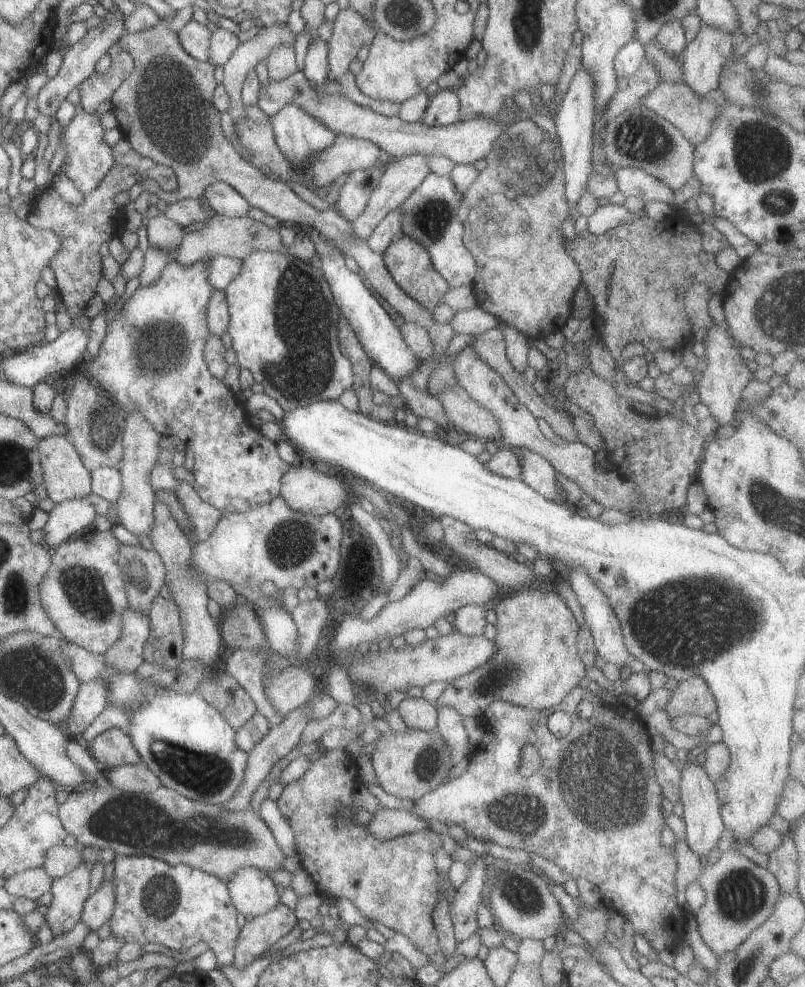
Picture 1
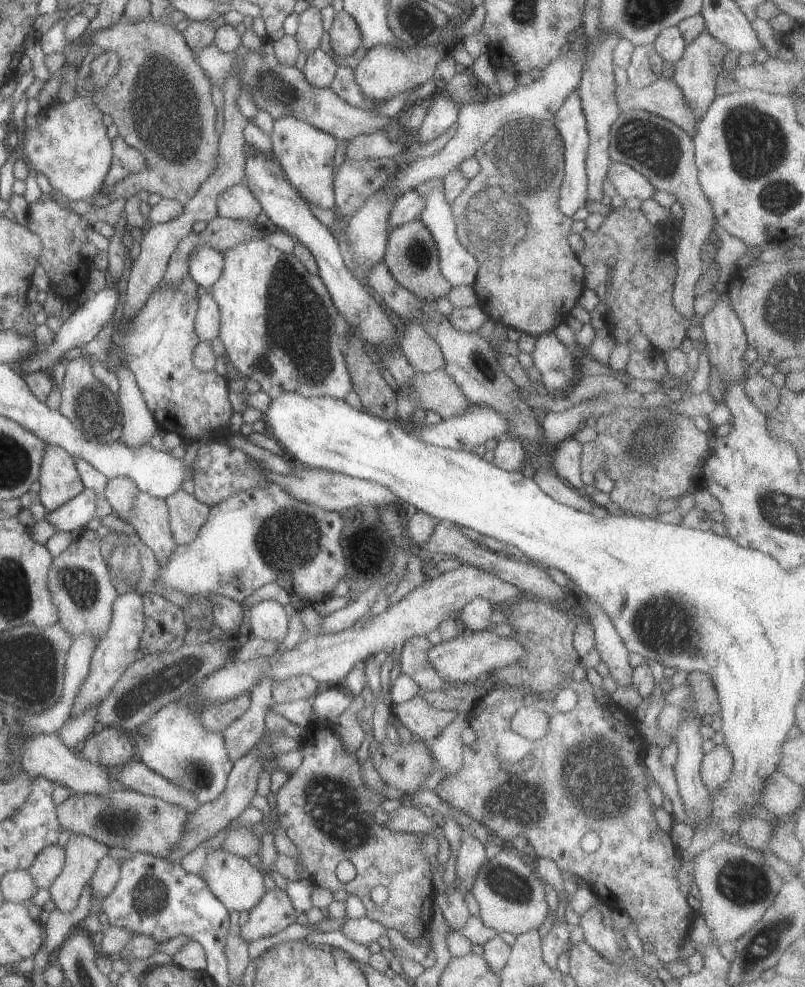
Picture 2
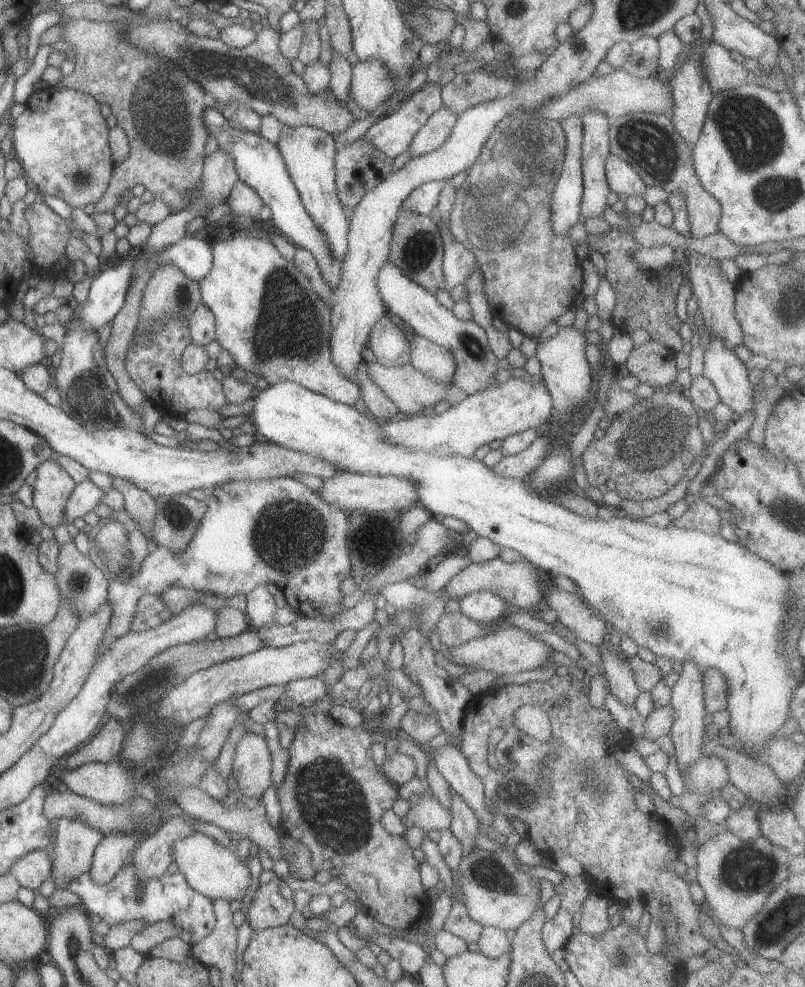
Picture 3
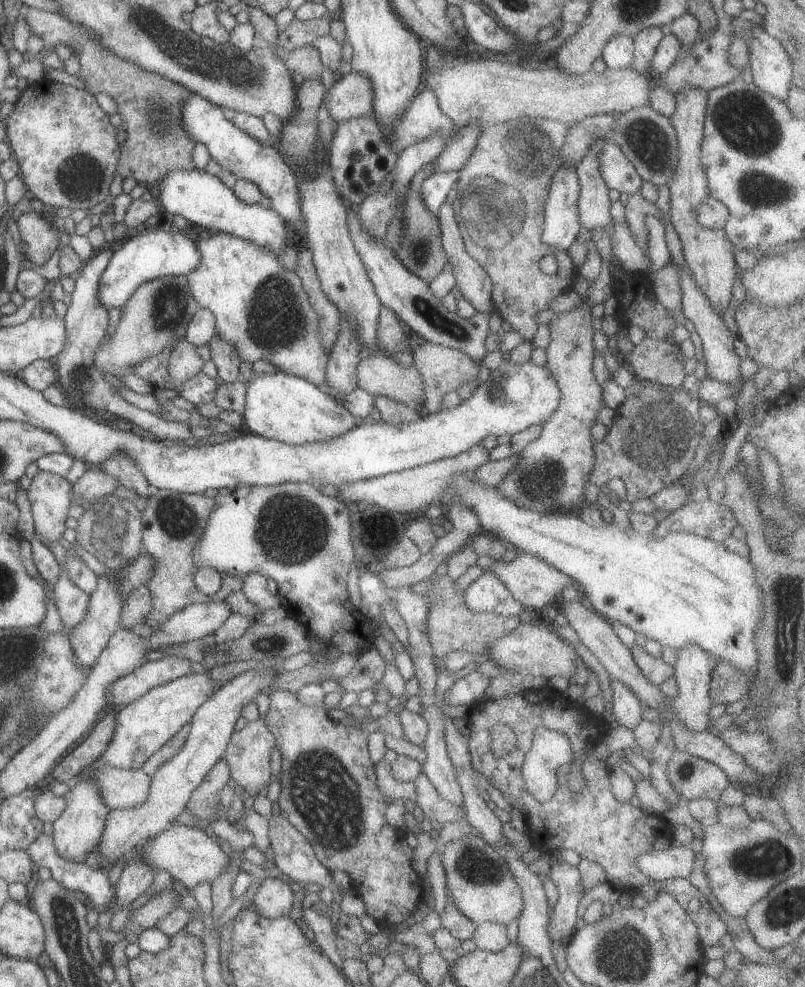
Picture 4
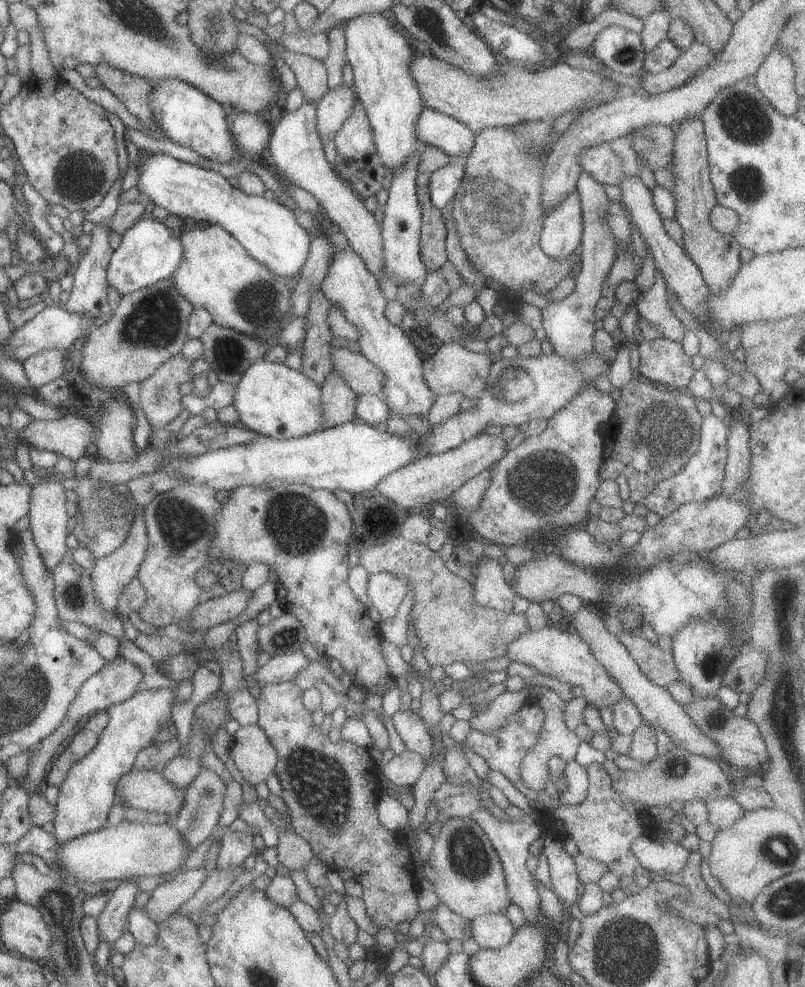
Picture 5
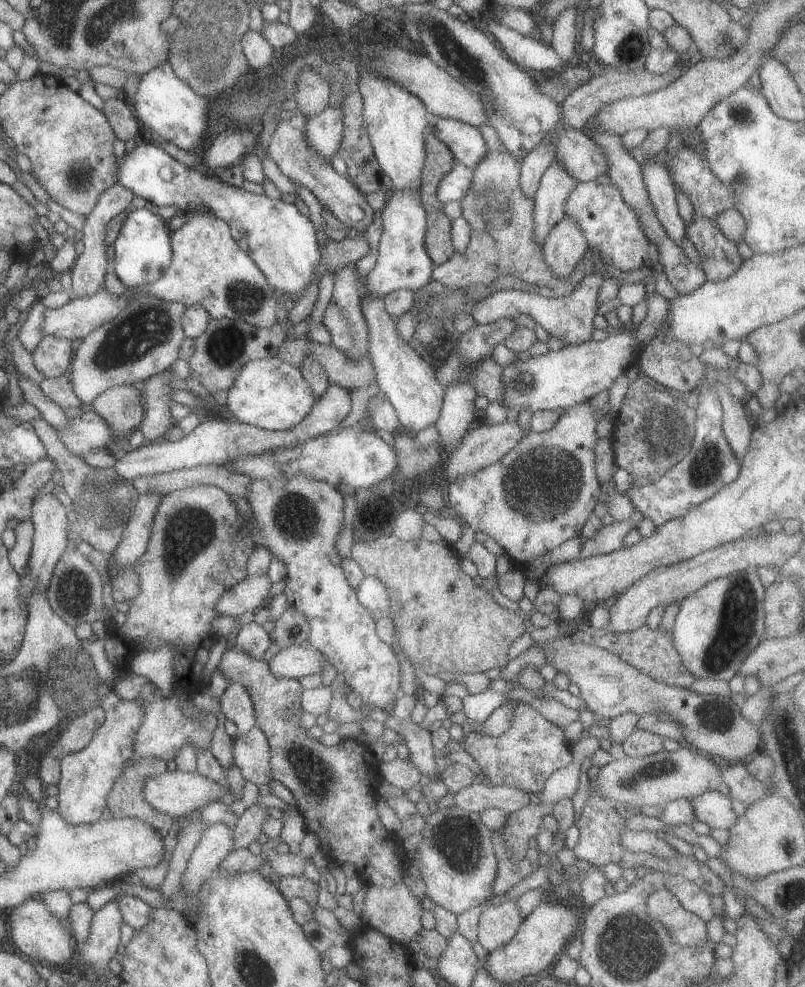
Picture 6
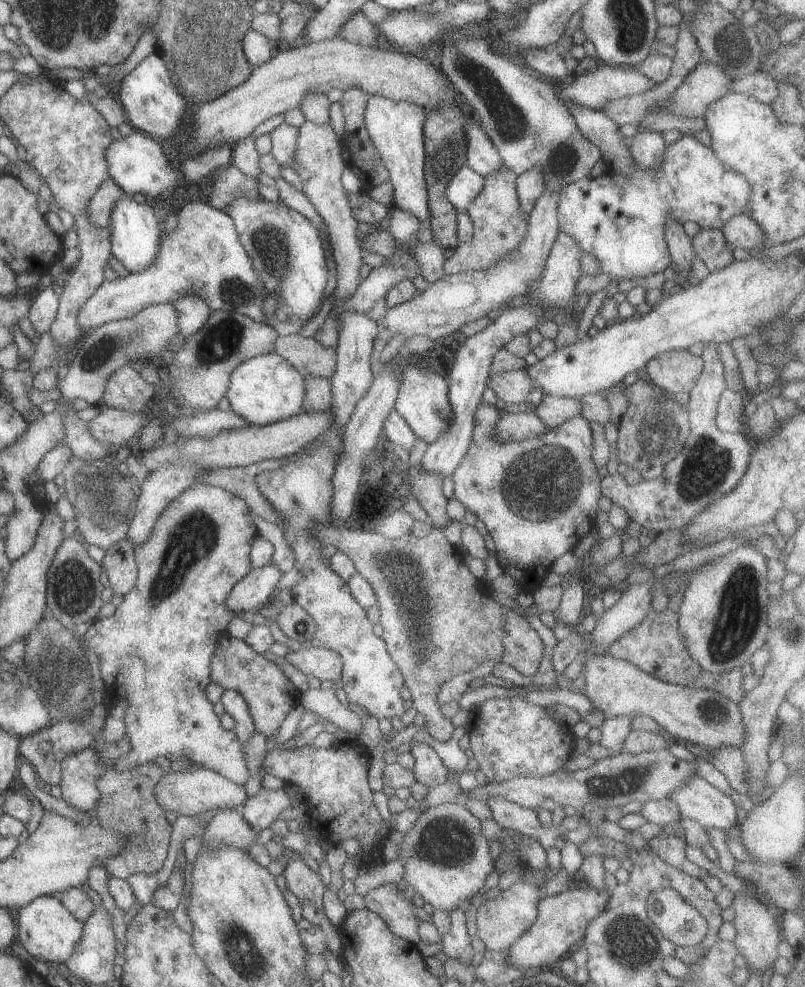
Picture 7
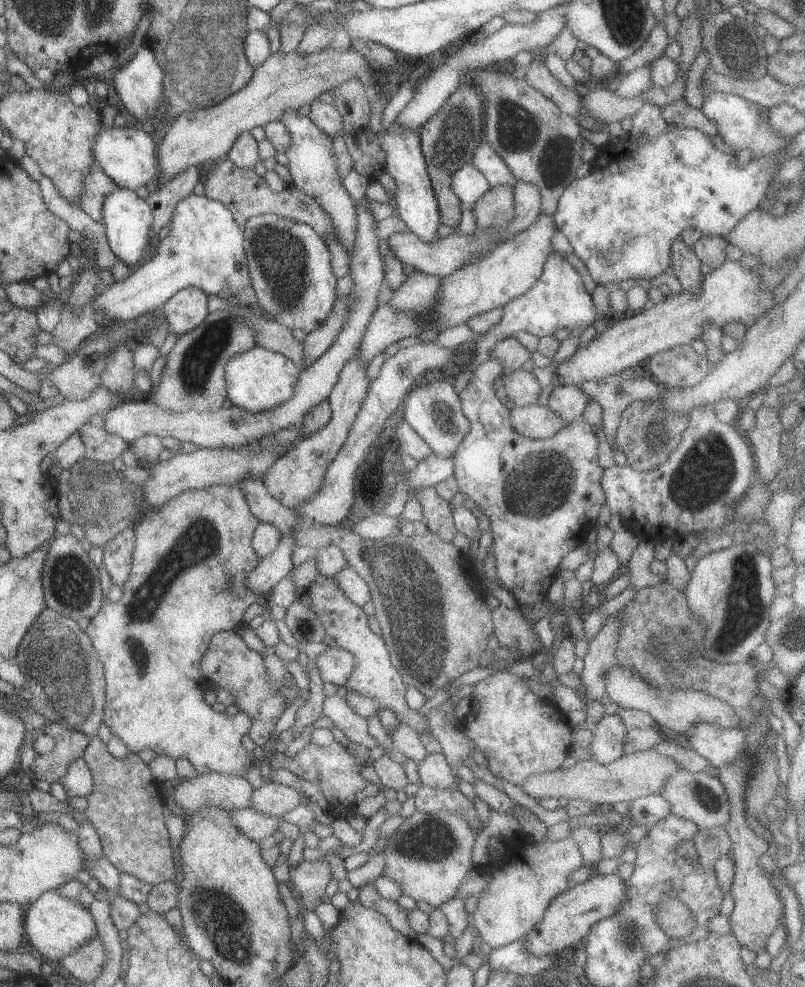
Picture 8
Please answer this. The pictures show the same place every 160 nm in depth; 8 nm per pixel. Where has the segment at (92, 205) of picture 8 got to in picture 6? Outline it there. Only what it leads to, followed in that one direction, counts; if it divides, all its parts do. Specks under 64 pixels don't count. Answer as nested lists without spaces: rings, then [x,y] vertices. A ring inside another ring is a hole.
[[[115,182],[98,196],[97,202],[86,214],[81,229],[82,253],[76,256],[69,269],[69,276],[71,276],[69,292],[71,298],[78,299],[84,296],[91,296],[103,288],[105,275],[109,272],[107,250],[103,243],[103,238],[105,238],[105,224],[118,212],[125,211],[131,207],[129,202],[133,200],[133,195],[132,192],[129,192],[129,190]]]

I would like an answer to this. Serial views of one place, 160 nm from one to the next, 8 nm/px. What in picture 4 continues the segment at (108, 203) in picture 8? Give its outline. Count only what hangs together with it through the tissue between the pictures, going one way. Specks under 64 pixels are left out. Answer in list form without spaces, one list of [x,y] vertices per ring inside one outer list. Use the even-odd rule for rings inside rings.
[[[165,223],[153,227],[140,226],[138,230],[132,232],[131,238],[121,244],[119,250],[112,252],[105,270],[101,273],[97,283],[97,300],[102,304],[107,312],[110,309],[119,309],[125,301],[132,295],[132,292],[148,280],[169,275],[188,275],[200,263],[200,254],[197,250],[195,239],[187,234],[181,235],[179,230],[172,229]]]

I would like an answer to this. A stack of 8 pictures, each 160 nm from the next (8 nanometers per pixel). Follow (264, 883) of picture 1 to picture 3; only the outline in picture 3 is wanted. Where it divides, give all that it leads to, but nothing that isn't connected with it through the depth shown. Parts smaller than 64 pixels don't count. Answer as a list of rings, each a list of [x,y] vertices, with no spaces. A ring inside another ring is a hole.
[[[193,832],[185,838],[177,838],[171,844],[171,854],[187,886],[211,901],[215,898],[225,898],[230,903],[233,900],[242,900],[243,894],[247,892],[250,883],[247,866],[242,864],[233,849],[217,844],[212,838],[198,832]]]

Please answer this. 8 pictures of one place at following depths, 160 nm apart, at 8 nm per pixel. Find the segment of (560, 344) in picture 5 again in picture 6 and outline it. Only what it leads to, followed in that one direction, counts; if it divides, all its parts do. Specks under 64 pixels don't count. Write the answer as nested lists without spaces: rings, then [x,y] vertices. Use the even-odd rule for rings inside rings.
[[[595,250],[593,254],[592,269],[584,273],[583,278],[577,283],[569,294],[562,297],[543,297],[527,291],[514,289],[500,289],[493,291],[489,296],[478,300],[469,312],[476,324],[484,325],[494,320],[510,319],[518,314],[529,315],[539,326],[549,334],[559,338],[566,345],[578,345],[589,341],[593,332],[592,320],[598,305],[597,295],[604,280],[605,264],[598,258]]]

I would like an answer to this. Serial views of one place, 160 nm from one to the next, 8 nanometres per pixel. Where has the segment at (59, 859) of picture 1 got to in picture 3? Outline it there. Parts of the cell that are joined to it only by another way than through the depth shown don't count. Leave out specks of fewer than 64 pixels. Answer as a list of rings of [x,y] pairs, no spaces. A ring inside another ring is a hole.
[[[38,849],[17,858],[7,872],[17,880],[20,887],[33,891],[50,876],[51,870],[51,859],[45,850]]]

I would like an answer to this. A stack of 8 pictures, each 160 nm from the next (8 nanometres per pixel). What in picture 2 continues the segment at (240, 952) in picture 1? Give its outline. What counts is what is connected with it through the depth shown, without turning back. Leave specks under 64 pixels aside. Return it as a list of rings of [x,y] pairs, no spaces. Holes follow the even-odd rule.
[[[277,886],[272,890],[266,889],[265,894],[261,896],[261,900],[257,900],[257,904],[255,904],[248,913],[247,922],[239,927],[239,935],[245,940],[246,944],[260,938],[279,934],[283,929],[287,928],[287,926],[293,924],[298,916],[297,912],[293,909],[287,894]]]

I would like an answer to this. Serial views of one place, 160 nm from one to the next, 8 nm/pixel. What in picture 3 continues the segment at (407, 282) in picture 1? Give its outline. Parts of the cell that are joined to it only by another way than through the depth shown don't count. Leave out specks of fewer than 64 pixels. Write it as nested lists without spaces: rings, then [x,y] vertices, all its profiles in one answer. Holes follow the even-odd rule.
[[[399,210],[392,225],[392,236],[388,247],[387,261],[395,264],[399,272],[426,290],[435,292],[443,289],[442,241],[438,226],[431,216]]]

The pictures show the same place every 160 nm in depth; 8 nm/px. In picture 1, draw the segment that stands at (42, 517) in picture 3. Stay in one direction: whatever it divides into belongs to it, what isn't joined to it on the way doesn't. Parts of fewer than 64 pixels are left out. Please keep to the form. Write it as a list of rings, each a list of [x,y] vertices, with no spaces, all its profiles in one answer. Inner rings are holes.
[[[64,435],[39,439],[37,452],[47,498],[53,503],[61,503],[88,496],[89,473]]]

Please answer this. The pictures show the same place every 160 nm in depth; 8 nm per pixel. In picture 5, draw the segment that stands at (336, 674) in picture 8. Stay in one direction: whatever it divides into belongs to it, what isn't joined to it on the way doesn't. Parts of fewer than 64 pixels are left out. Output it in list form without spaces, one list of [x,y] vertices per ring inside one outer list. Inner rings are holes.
[[[300,650],[272,656],[262,666],[256,666],[250,674],[249,682],[244,678],[243,684],[245,688],[249,688],[251,684],[262,687],[269,683],[279,684],[291,681],[308,662]]]

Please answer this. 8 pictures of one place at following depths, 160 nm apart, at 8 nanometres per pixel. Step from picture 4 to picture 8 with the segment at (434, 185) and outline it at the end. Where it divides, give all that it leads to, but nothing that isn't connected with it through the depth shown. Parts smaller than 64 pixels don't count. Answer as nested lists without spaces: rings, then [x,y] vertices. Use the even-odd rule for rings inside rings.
[[[470,162],[453,172],[449,186],[462,208],[471,208],[489,187],[485,177]]]

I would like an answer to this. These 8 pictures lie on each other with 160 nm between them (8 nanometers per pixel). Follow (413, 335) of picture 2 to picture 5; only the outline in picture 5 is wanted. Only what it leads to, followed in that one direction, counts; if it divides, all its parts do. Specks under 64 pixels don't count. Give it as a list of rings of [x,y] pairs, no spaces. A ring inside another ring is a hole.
[[[451,341],[442,344],[432,356],[421,363],[422,379],[435,396],[461,393],[474,400],[484,389],[491,363],[487,354],[466,350],[459,342]]]

